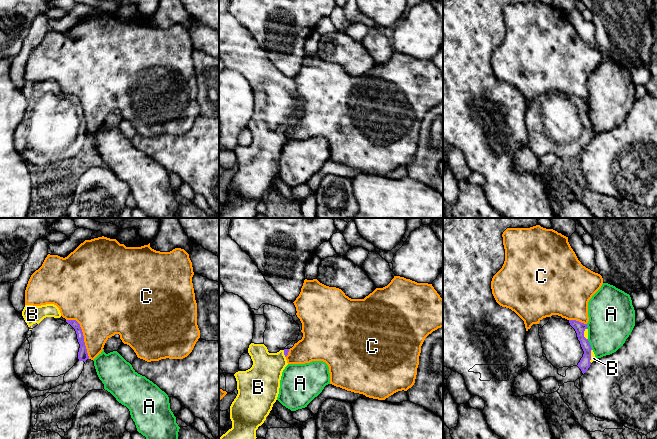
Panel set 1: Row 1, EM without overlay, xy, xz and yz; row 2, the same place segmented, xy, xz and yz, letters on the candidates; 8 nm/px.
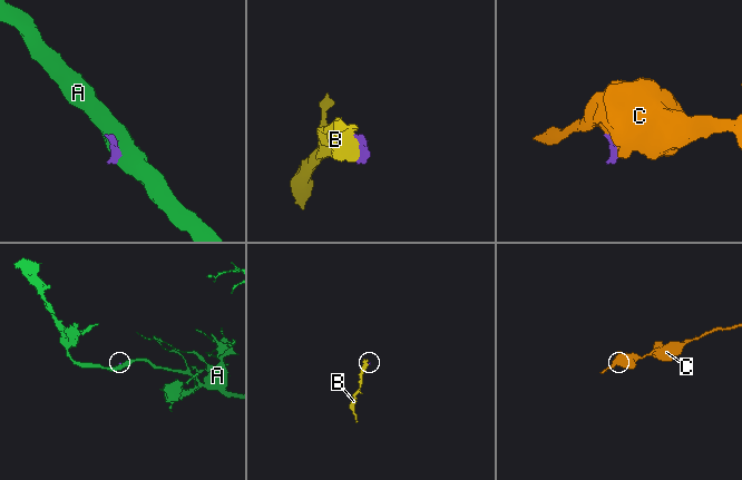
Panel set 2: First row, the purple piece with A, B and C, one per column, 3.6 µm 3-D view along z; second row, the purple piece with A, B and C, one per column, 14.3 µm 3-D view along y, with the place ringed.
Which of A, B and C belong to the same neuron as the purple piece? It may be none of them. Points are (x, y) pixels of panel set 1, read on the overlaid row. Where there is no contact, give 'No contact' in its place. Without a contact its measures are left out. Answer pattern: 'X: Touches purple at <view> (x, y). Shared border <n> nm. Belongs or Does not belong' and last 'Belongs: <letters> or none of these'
A: Touches purple at yz (589, 344). Shared border 100 nm. Does not belong
B: Touches purple at yz (590, 356). Shared border 110 nm. Belongs
C: Touches purple at xy (82, 335). Shared border 380 nm. Does not belong
Belongs: B

